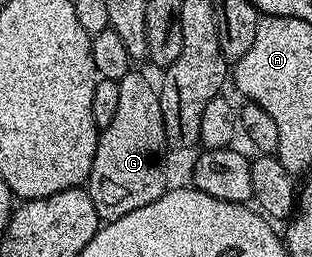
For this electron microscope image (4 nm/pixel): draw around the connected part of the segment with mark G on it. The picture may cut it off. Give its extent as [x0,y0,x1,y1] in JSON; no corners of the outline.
[84,72,168,223]

